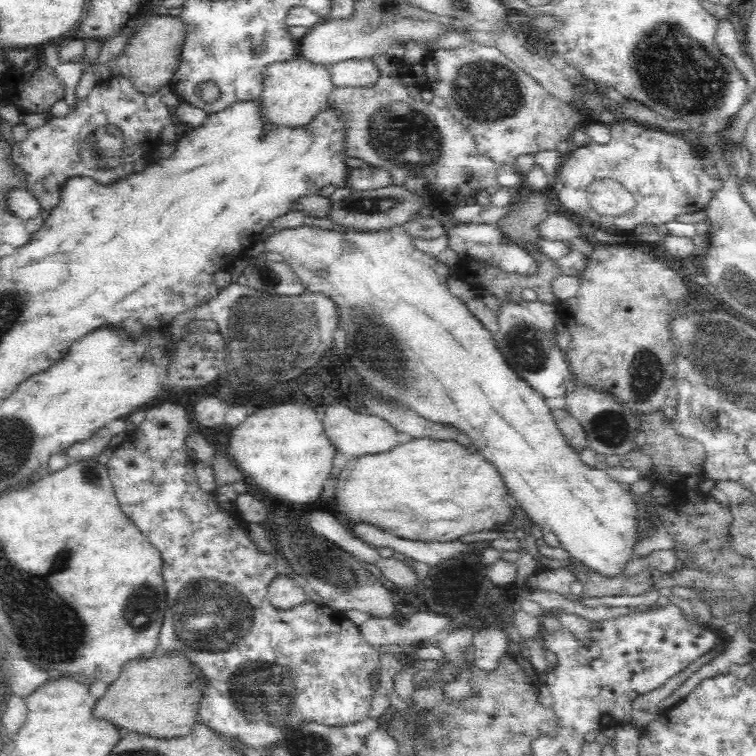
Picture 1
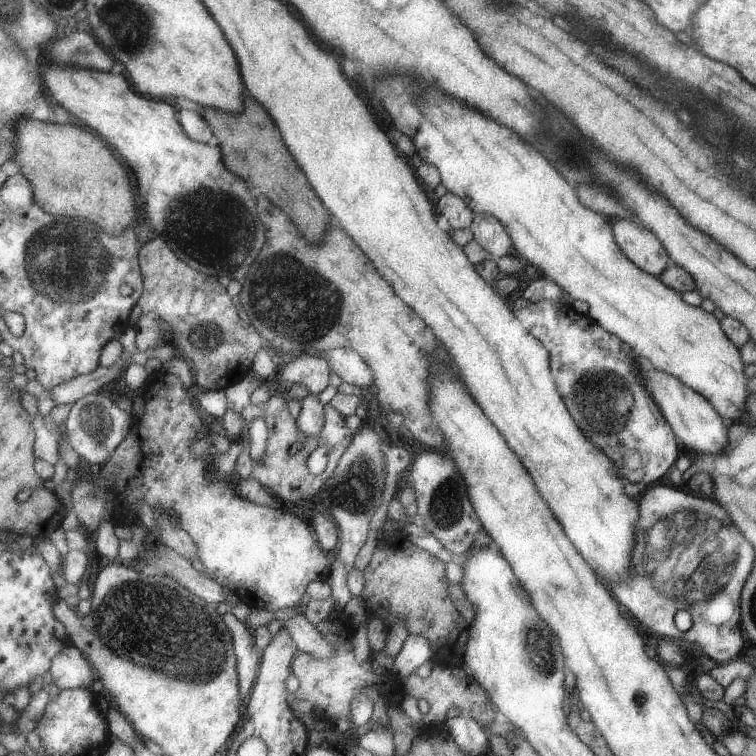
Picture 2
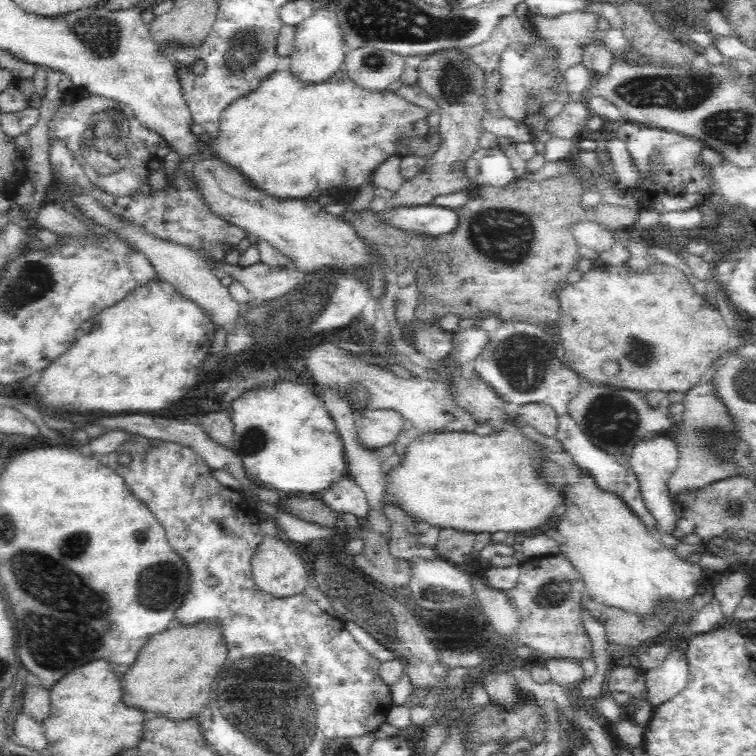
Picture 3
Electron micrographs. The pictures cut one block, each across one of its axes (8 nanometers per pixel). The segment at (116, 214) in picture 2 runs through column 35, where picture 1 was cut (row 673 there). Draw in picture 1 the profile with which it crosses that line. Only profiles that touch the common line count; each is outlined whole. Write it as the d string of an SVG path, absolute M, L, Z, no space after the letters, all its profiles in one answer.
M154 656L150 660L134 659L134 664L122 668L118 680L109 684L105 694L97 699L90 715L110 720L116 728L148 734L152 738L182 738L190 734L197 722L199 690L194 684L197 670L186 659L177 656Z

